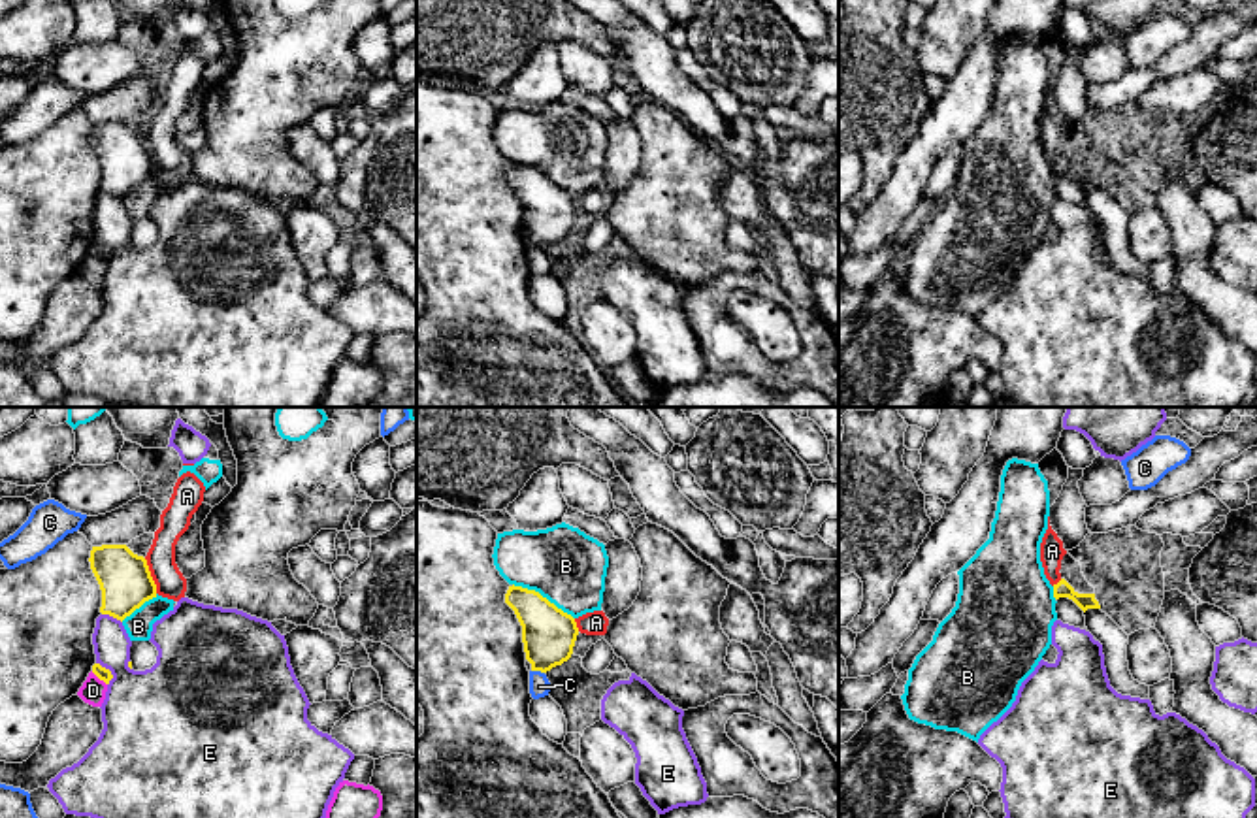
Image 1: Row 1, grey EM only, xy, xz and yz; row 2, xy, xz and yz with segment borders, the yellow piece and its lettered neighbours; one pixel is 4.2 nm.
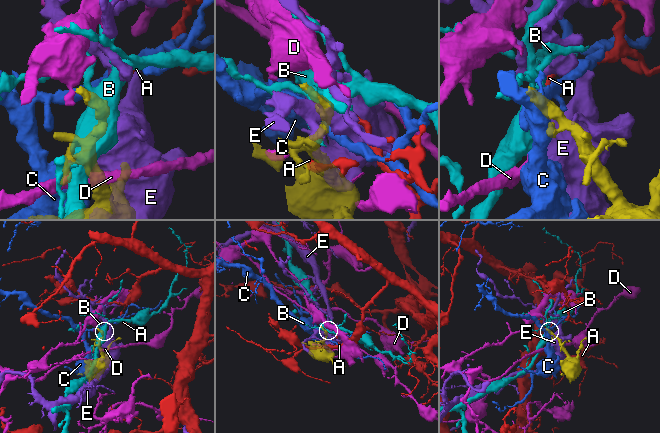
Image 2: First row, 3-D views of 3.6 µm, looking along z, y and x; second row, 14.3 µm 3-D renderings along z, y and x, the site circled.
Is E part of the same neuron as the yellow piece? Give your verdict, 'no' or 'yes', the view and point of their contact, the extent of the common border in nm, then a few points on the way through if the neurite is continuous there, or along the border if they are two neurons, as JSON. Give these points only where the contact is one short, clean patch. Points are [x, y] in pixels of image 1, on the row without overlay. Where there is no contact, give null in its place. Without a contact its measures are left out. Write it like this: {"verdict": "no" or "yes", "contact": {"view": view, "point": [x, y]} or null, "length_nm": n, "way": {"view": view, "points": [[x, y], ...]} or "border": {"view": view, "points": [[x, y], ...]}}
{"verdict": "no", "contact": {"view": "xy", "point": [110, 249]}, "length_nm": 120, "border": {"view": "xy", "points": [[97, 240], [110, 249], [112, 257], [108, 262]]}}

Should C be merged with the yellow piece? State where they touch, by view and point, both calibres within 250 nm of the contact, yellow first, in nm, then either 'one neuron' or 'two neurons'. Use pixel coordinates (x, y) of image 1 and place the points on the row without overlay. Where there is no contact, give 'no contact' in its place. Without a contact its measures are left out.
xz (538, 247) | 240/90 nm | two neurons

